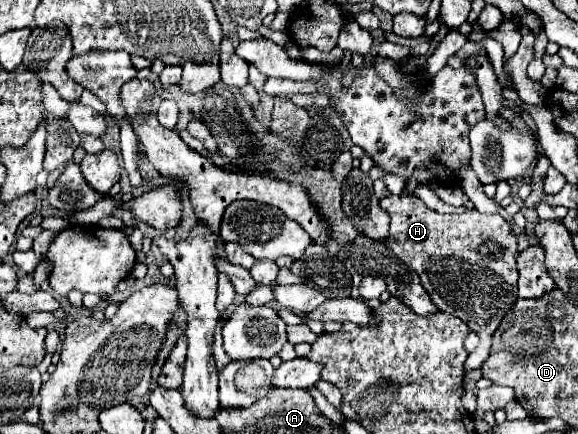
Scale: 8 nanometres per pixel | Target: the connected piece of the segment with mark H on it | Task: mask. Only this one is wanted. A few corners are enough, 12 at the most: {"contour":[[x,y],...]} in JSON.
{"contour":[[379,203],[387,246],[439,311],[479,335],[481,367],[517,301],[519,249],[499,213]]}

